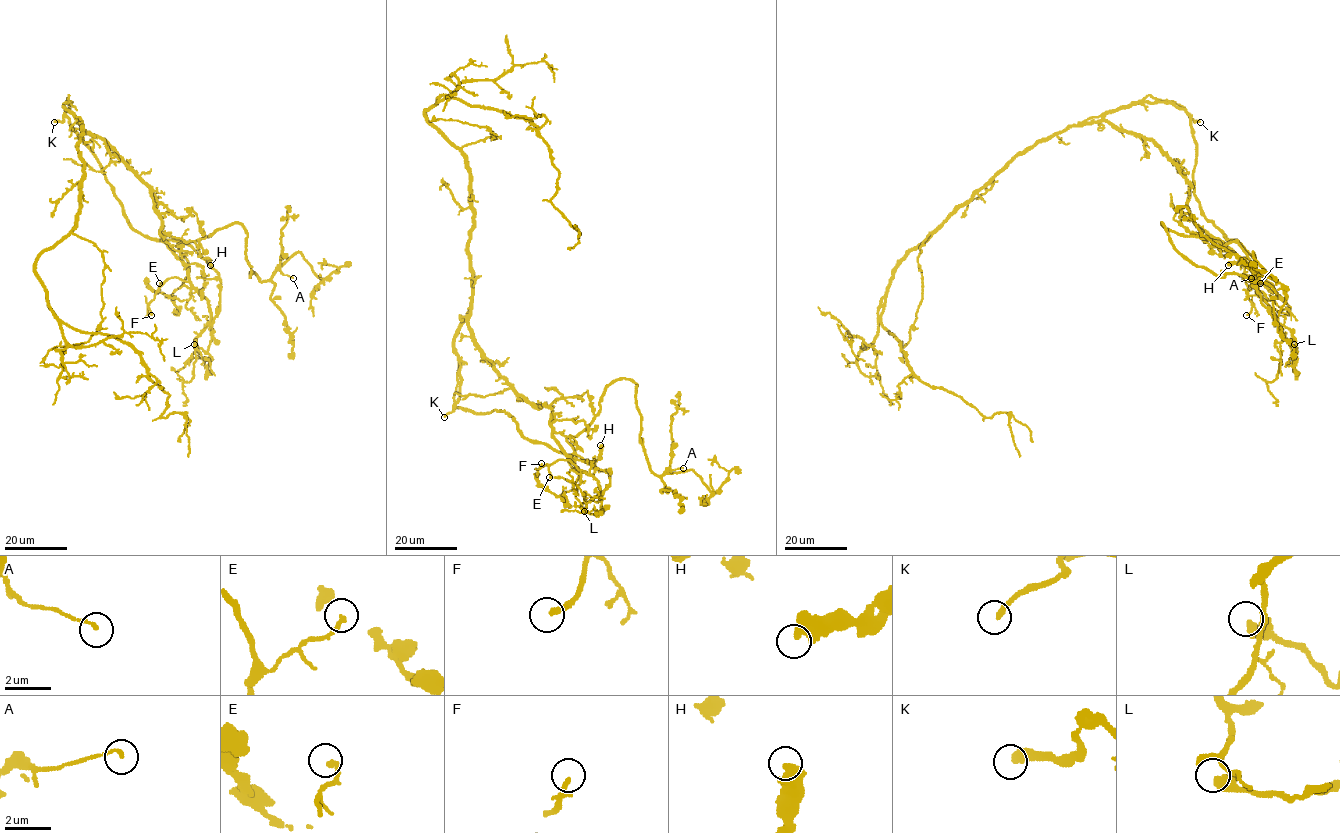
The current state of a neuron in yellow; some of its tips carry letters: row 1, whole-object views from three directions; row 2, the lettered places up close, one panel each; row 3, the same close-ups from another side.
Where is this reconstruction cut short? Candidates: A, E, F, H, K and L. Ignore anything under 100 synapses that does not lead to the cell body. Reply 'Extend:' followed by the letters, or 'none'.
Extend: K

